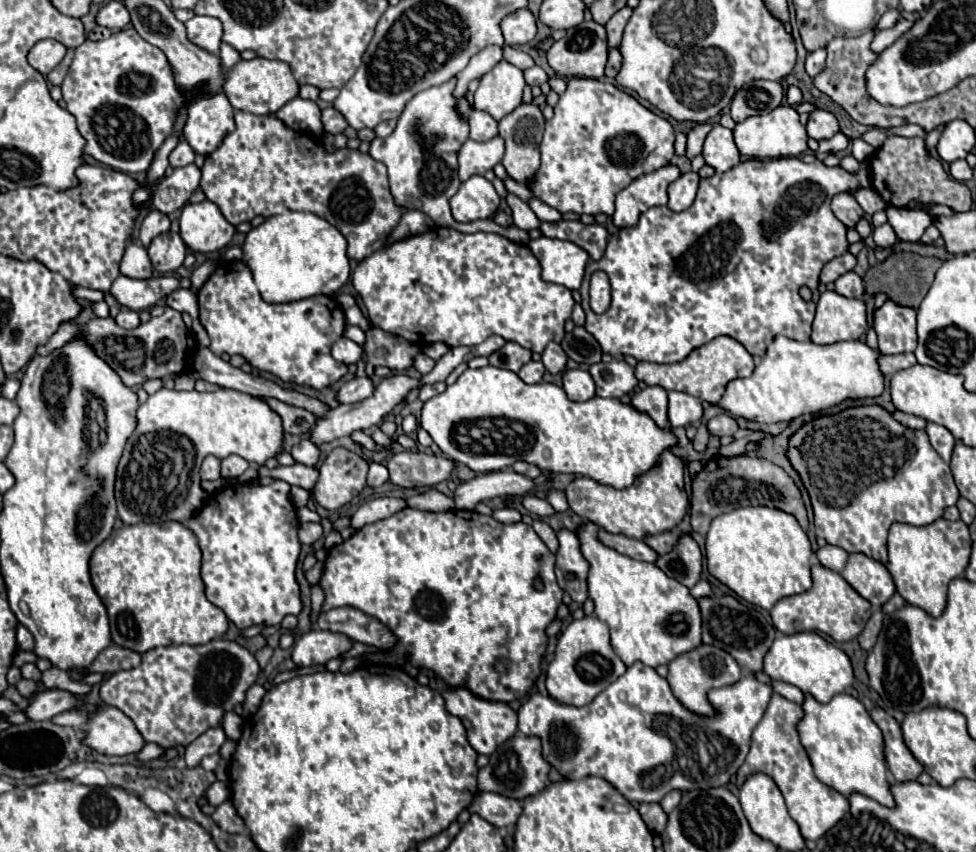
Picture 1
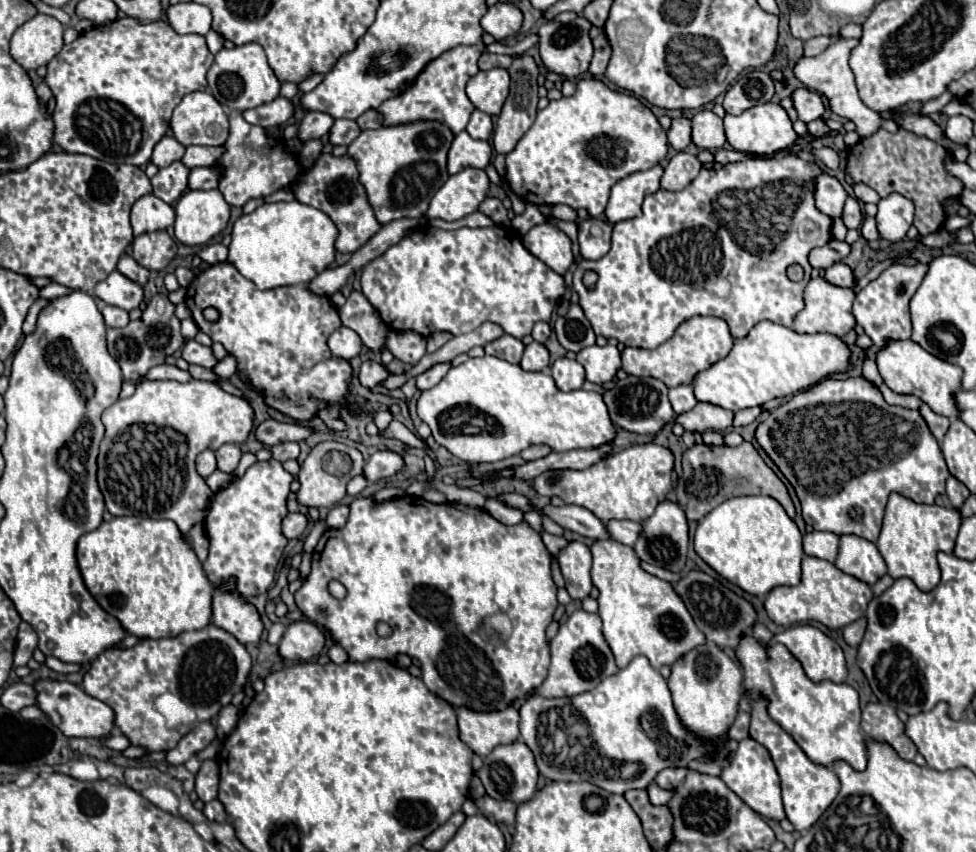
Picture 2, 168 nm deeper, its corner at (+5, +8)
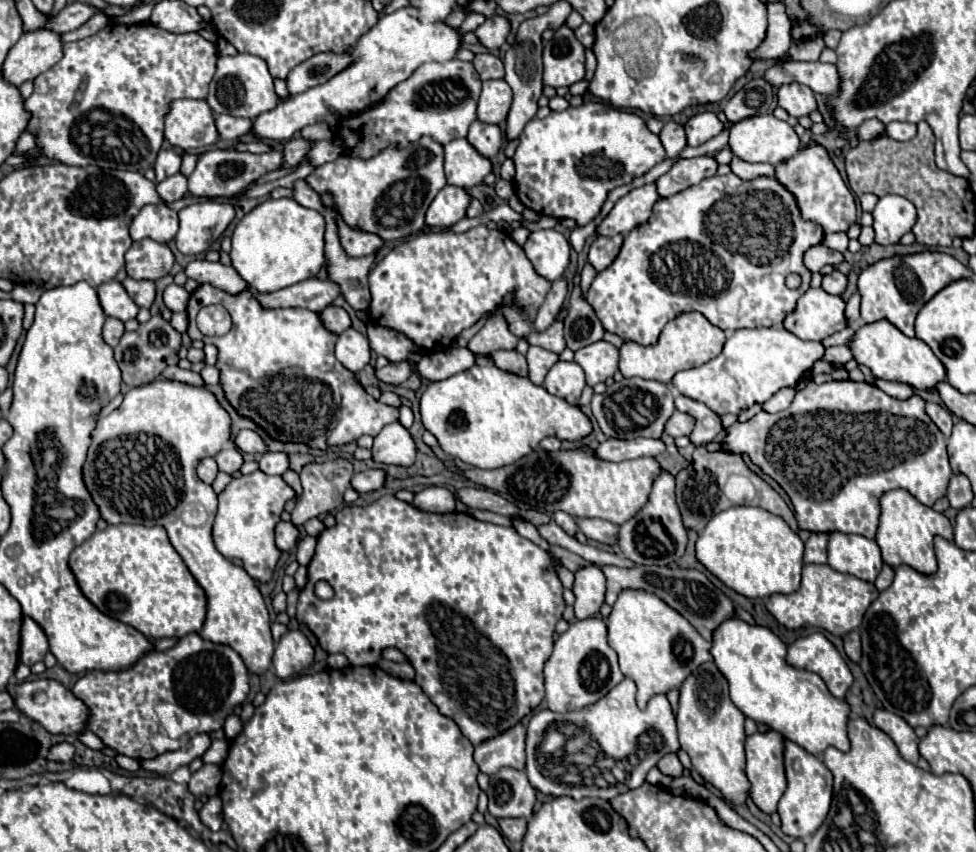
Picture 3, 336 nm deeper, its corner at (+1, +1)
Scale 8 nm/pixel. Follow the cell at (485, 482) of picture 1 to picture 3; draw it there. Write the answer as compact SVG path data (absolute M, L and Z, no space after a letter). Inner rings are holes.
M608 438L594 450L594 456L608 462L622 462L640 456L658 456L660 452L664 452L664 448L666 446L662 440L652 438L634 438L634 440Z

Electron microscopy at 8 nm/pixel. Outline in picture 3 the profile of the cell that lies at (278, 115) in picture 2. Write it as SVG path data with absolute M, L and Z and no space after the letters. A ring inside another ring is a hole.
M216 114L216 122L218 122L218 132L222 134L222 144L230 144L230 140L240 140L252 134L252 126L254 126L250 118L236 118L224 114Z

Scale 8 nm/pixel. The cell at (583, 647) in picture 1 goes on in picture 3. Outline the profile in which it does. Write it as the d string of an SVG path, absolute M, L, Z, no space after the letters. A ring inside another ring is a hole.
M596 616L576 620L562 636L558 636L554 642L554 652L546 662L546 706L552 712L568 712L590 706L598 698L606 696L622 678L616 652L606 642L606 620Z

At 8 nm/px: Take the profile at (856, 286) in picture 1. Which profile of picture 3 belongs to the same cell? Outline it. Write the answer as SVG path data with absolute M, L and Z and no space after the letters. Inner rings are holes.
M834 270L828 276L824 276L824 280L822 280L822 288L828 294L842 294L846 290L846 286L848 286L848 278L838 270Z

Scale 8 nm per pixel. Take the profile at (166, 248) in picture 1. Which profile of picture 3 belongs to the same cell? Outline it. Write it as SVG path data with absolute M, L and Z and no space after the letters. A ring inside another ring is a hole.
M144 238L132 244L126 252L128 276L138 280L158 280L166 276L174 266L174 254L168 244L160 244L152 238Z

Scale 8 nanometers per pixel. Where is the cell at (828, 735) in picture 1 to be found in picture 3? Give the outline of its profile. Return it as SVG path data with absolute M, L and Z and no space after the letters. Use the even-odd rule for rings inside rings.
M740 618L726 620L714 632L710 652L730 684L732 702L744 716L768 724L814 756L822 756L830 746L842 752L850 750L850 704L842 698L834 698L818 674L790 666L786 662L786 646L768 628L750 626Z

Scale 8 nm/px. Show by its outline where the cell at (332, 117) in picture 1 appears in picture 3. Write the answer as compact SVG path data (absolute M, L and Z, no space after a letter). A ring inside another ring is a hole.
M302 136L288 140L286 146L284 146L284 160L286 160L284 166L288 168L288 166L296 166L298 162L304 162L310 148L312 148L312 142L302 138Z

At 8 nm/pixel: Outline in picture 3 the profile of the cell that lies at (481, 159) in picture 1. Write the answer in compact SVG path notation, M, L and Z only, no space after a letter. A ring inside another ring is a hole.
M460 138L444 146L444 170L448 184L470 190L492 172L492 162L482 156L466 138Z

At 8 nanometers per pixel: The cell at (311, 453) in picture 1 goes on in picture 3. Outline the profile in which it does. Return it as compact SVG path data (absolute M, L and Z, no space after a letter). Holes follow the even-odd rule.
M266 452L260 458L260 470L264 470L266 474L284 474L288 468L290 460L284 452Z

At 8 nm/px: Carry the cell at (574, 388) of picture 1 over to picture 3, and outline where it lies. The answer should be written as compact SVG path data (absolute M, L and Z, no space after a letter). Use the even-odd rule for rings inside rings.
M556 362L544 380L544 388L550 394L564 398L566 402L572 402L572 404L578 402L584 386L586 386L586 380L584 380L582 368L576 362Z

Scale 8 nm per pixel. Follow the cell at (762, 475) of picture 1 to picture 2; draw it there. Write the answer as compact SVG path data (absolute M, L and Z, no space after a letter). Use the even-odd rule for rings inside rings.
M696 443L690 449L686 449L684 459L682 459L682 469L684 469L684 473L676 483L676 499L678 499L678 505L684 509L688 521L700 521L706 513L710 513L716 507L716 495L718 493L724 493L724 499L726 499L726 495L736 495L738 489L734 489L730 485L732 477L736 477L736 475L742 475L748 481L748 485L746 485L746 489L742 489L742 493L746 493L746 495L768 495L784 507L784 511L788 513L790 519L794 519L794 515L796 515L794 505L788 497L786 485L762 461L762 457L752 447L752 443L742 443L738 447L728 447L728 445L710 447L710 445L704 445L704 443Z

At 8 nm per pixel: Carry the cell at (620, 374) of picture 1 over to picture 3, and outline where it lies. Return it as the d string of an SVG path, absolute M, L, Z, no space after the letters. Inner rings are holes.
M600 340L578 350L574 360L582 366L586 384L596 386L598 382L606 382L606 378L612 378L618 370L618 348Z

